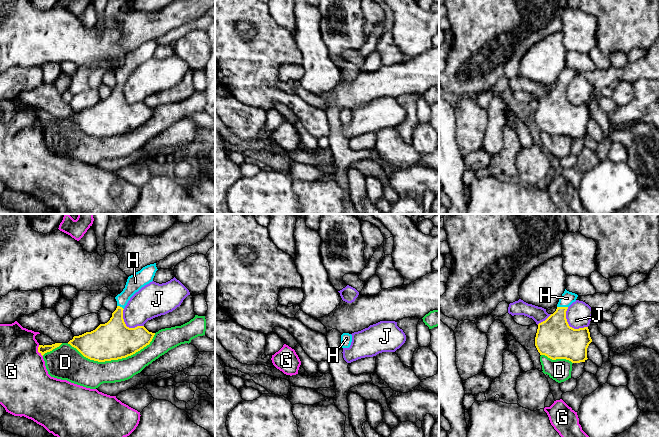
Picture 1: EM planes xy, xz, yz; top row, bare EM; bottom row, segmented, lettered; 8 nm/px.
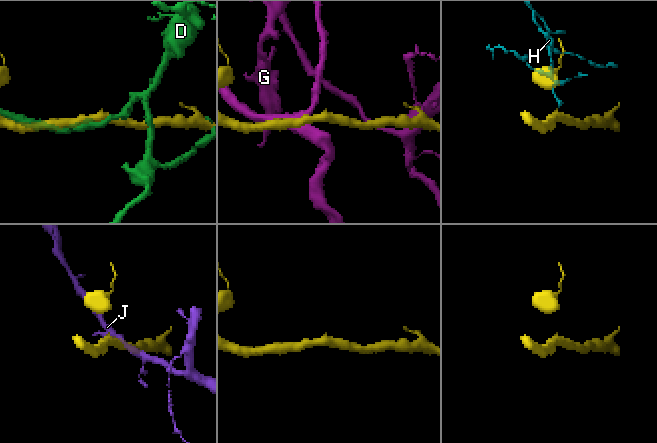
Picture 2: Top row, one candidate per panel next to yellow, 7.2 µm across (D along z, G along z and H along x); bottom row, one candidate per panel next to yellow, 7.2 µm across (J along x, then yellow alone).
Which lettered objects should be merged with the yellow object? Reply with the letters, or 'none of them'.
H

